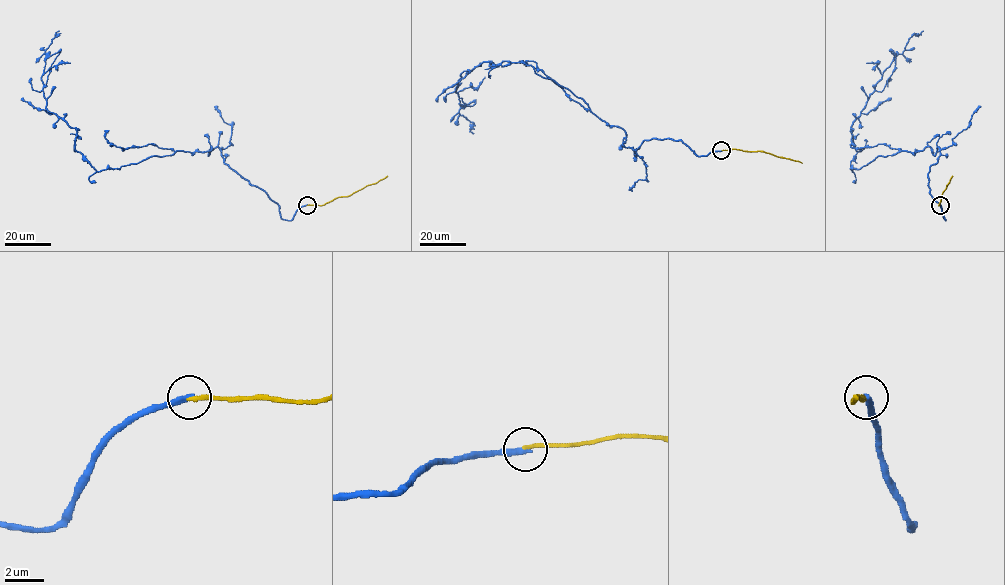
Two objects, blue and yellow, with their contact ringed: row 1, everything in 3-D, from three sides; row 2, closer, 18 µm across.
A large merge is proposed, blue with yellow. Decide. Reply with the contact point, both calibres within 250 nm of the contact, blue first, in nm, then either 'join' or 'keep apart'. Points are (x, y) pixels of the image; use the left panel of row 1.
place (307, 205); calibres 340 and 200 nm; keep apart

